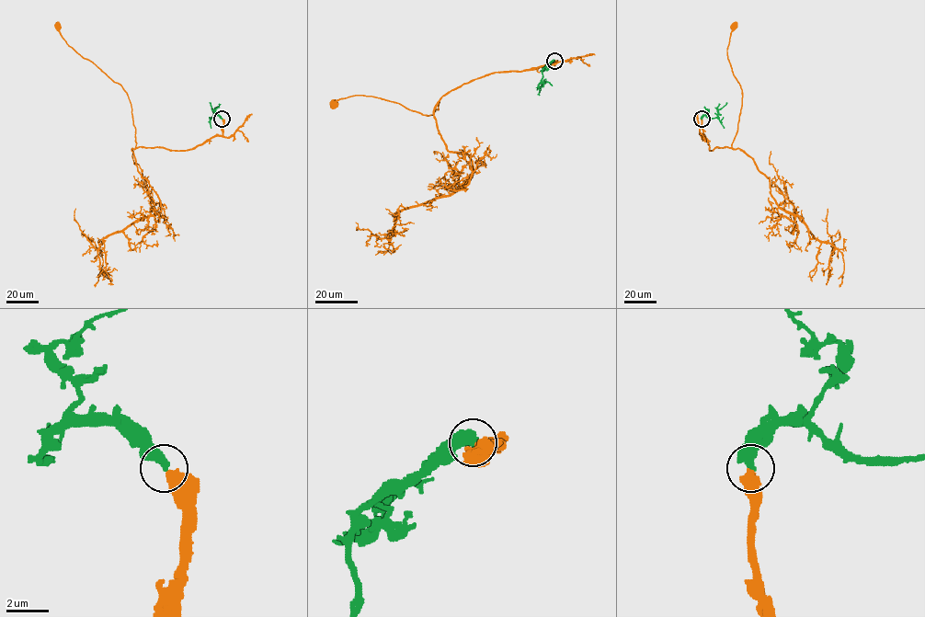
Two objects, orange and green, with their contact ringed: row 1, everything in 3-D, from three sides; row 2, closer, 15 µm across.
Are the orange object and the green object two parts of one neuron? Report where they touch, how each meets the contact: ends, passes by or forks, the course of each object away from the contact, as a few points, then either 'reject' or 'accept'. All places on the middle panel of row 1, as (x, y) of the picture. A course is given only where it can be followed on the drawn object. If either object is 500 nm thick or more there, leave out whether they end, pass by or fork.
place (554, 61); orange ends; green ends; course orange (554, 61), (553, 64), (492, 73), (463, 83), (444, 94), (432, 115), (372, 97), (353, 95), (333, 103); course green (553, 61), (542, 71), (542, 83), (538, 95); accept

